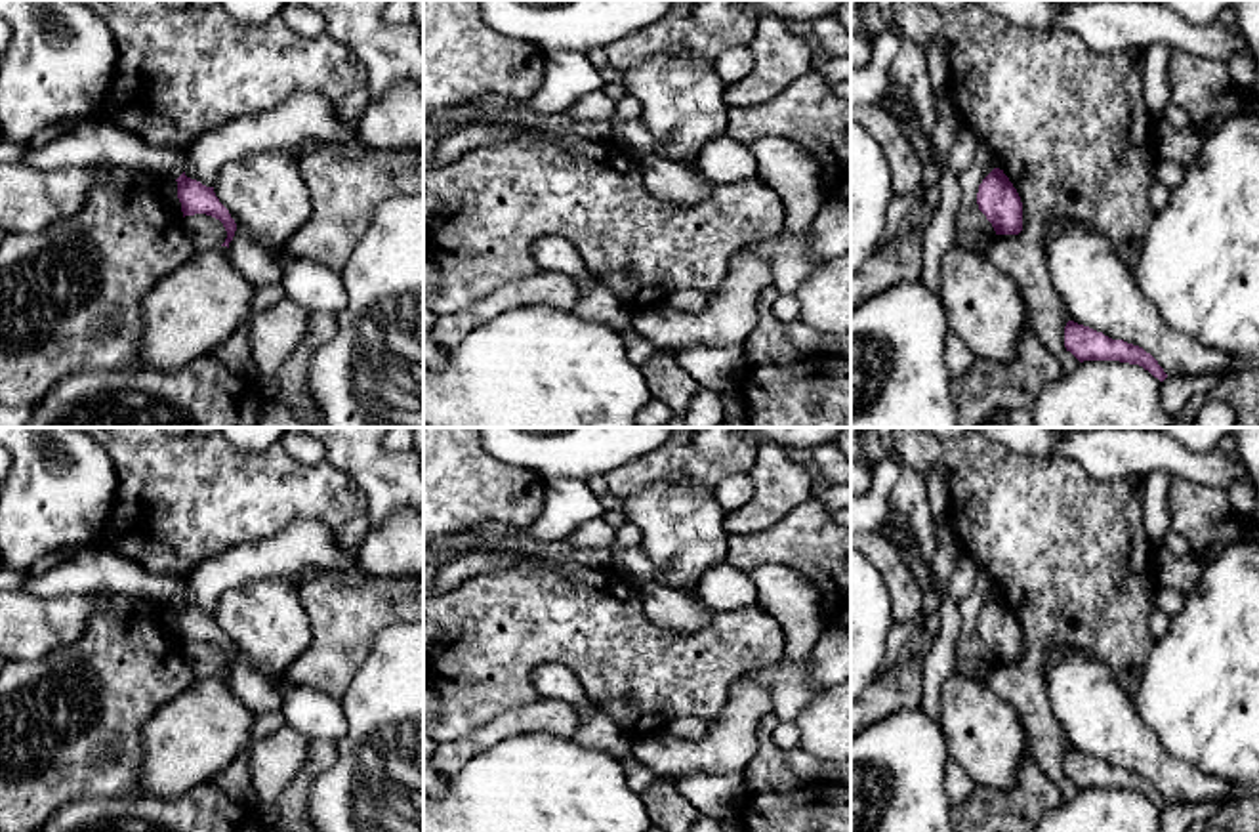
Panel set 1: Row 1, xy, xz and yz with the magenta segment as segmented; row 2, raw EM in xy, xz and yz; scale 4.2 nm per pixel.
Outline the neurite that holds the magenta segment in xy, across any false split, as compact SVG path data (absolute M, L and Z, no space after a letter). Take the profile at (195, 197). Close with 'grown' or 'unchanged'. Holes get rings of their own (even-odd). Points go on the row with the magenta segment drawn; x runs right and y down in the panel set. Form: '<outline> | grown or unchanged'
M97 113L82 116L72 132L59 135L44 147L29 147L21 162L40 170L111 166L175 179L183 218L206 214L219 219L227 231L221 246L229 248L235 237L237 223L216 197L214 187L185 176L187 153L153 145L107 122Z | grown

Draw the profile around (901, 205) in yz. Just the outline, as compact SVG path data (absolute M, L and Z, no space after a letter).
M919 185L918 189L898 195L891 200L891 206L887 210L887 223L885 229L877 240L877 248L885 248L887 242L895 237L898 231L902 219L910 214L912 206L919 202L925 195L925 187Z

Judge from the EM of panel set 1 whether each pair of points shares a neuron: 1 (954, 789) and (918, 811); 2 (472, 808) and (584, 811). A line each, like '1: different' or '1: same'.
1: different
2: same

